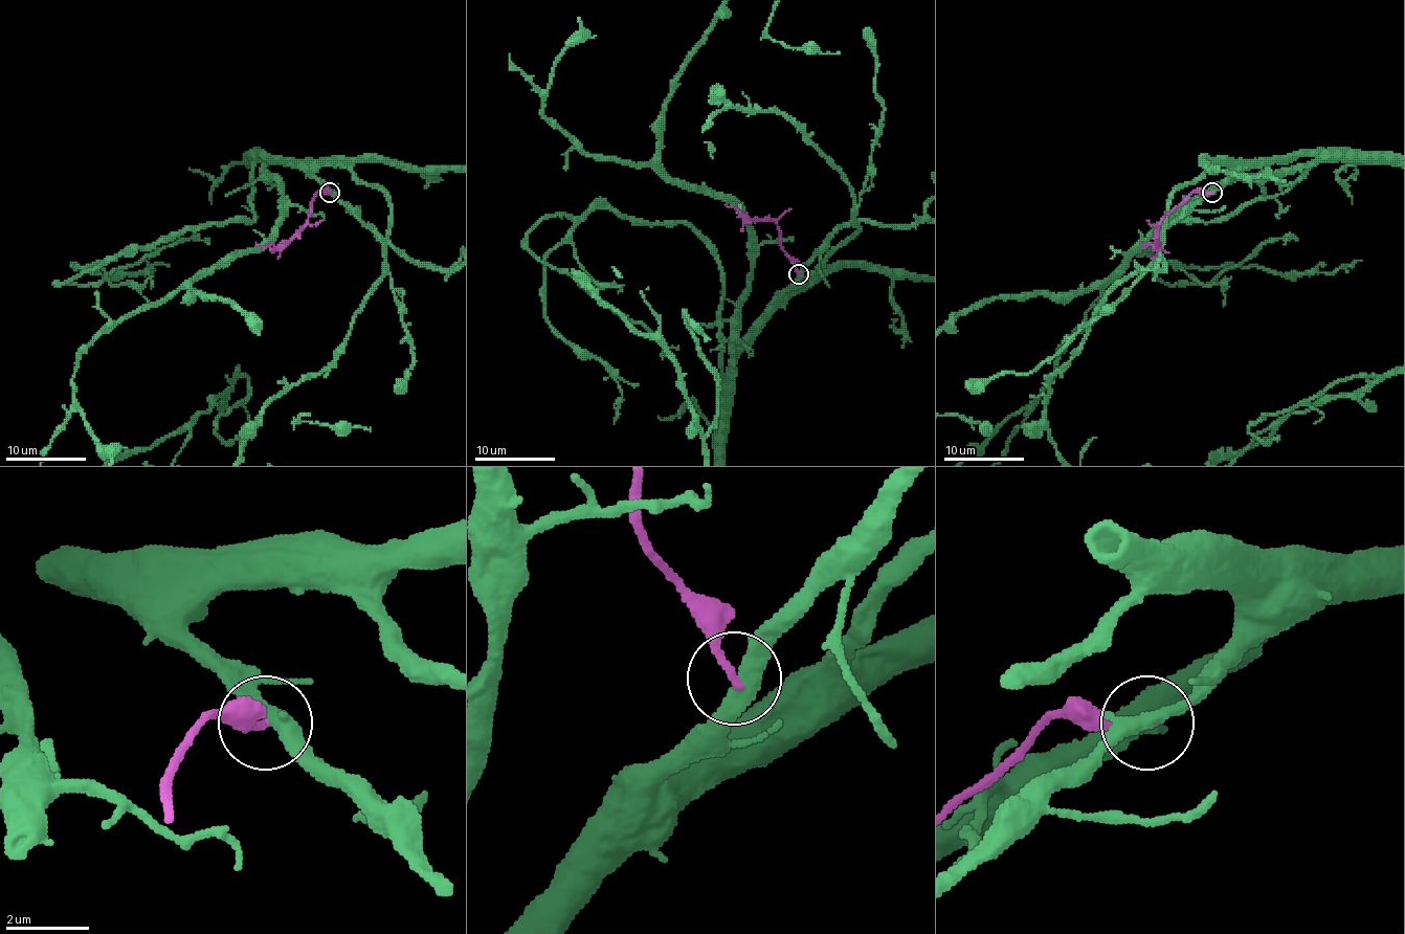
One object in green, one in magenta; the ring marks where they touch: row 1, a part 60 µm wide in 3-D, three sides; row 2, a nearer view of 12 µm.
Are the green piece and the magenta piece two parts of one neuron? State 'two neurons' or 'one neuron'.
two neurons

